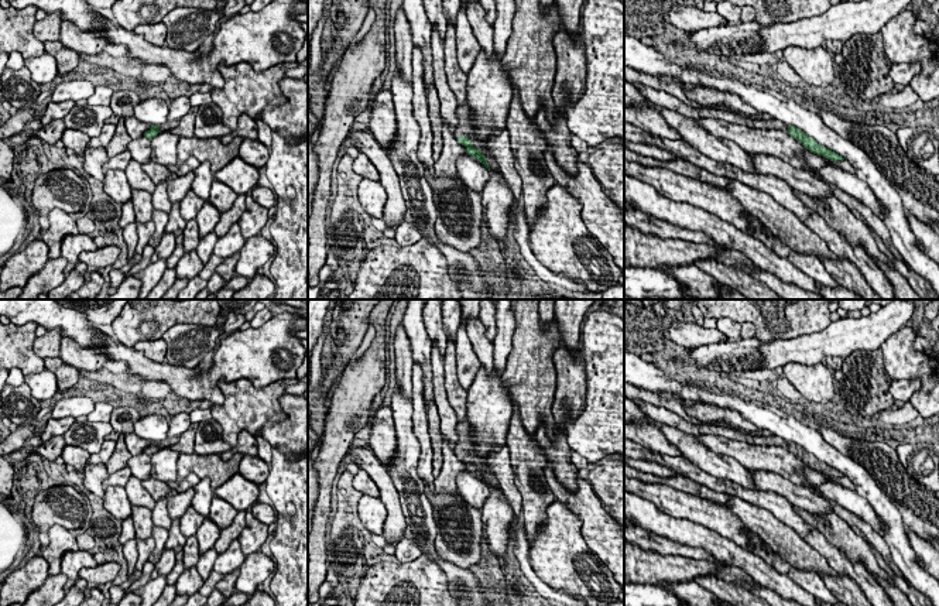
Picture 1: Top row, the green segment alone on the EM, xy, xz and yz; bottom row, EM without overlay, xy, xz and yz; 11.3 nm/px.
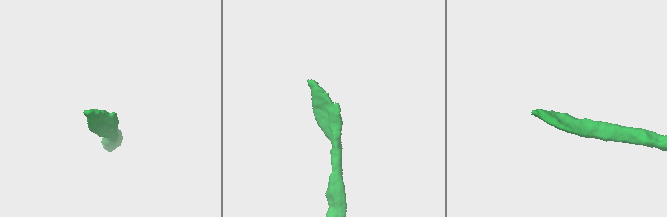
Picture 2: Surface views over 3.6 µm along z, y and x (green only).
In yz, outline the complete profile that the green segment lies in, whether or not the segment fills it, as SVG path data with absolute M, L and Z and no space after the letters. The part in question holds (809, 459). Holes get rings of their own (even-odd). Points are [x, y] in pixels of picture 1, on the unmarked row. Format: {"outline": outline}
{"outline": "M633 400L633 401L640 408L640 411L644 414L645 418L651 418L655 422L668 425L668 427L682 431L685 434L690 434L693 436L699 436L699 435L724 436L727 439L747 442L750 445L784 446L813 470L822 472L830 477L843 477L844 476L842 472L836 470L835 468L832 468L823 462L819 462L815 455L809 453L802 446L799 446L794 442L787 442L785 439L782 439L774 434L771 434L768 436L762 436L762 435L754 436L754 435L743 434L741 431L738 431L736 428L729 428L729 427L710 425L710 424L696 425L696 424L689 422L685 418L679 417L678 414L668 411L666 408L655 407L655 405L642 403L640 400Z"}

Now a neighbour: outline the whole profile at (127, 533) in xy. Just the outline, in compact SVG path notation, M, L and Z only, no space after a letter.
M131 516L121 521L121 533L119 537L119 542L124 545L127 541L136 538L136 530Z

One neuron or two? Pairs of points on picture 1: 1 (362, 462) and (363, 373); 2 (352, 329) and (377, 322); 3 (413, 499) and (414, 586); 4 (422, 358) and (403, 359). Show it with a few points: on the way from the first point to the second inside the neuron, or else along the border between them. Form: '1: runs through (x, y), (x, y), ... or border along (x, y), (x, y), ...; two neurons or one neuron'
1: border along (349, 448), (346, 452); two neurons
2: border along (370, 314), (367, 322); two neurons
3: border along (422, 553), (446, 577); two neurons
4: border along (403, 327), (414, 362); two neurons

